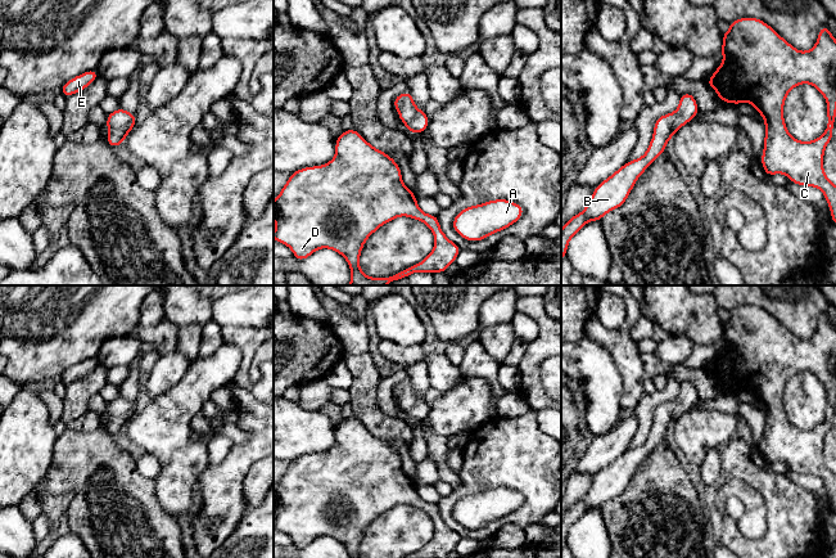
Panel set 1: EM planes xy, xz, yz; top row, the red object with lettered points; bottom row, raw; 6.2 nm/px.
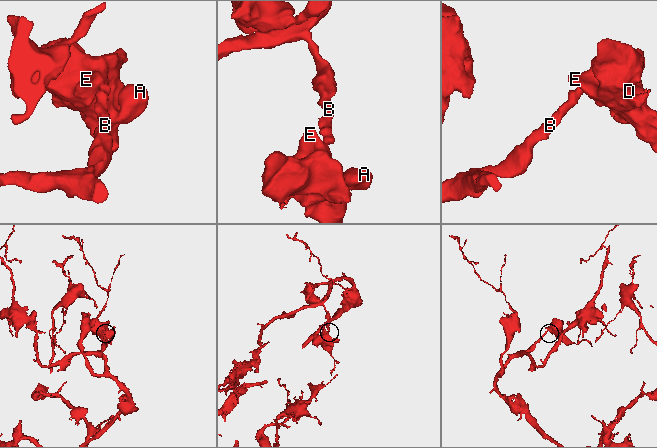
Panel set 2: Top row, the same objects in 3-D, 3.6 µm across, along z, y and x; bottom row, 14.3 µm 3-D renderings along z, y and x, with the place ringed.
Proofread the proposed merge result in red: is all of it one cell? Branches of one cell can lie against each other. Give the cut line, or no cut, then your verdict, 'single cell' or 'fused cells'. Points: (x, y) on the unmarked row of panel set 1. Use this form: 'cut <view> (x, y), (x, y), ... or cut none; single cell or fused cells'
cut none; single cell

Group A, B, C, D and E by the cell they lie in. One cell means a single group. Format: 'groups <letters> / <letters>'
groups A B C D E

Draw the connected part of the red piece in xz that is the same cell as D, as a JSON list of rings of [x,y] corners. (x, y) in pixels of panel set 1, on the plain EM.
[[[353,415],[336,426],[335,438],[335,445],[330,450],[321,454],[303,455],[292,460],[279,485],[274,489],[274,507],[276,508],[274,527],[288,534],[295,548],[306,548],[317,537],[329,536],[342,543],[351,558],[361,558],[360,543],[369,525],[385,510],[399,504],[407,504],[424,510],[433,519],[434,536],[420,552],[403,558],[447,558],[456,549],[461,536],[442,519],[438,504],[421,499],[414,480],[402,469],[399,454],[389,442],[369,432]]]

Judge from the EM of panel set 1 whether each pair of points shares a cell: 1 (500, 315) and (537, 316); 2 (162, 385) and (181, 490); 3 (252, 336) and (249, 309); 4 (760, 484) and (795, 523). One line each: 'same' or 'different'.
1: different
2: different
3: different
4: same

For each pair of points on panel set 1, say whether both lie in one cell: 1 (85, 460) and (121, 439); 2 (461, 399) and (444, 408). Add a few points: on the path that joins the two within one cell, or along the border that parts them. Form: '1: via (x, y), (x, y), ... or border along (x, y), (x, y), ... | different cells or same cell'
1: border along (111, 436), (125, 450) | different cells
2: via (457, 403), (448, 408) | same cell

